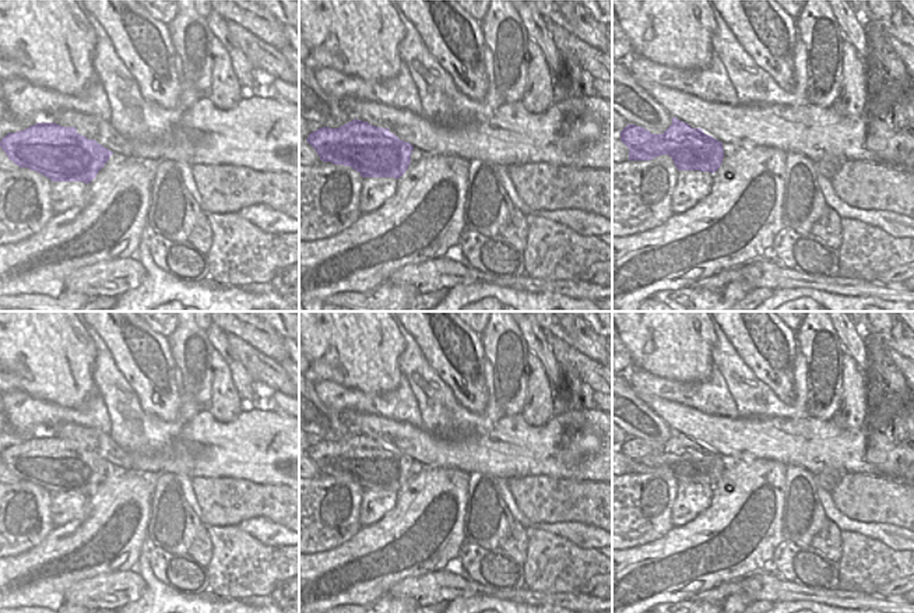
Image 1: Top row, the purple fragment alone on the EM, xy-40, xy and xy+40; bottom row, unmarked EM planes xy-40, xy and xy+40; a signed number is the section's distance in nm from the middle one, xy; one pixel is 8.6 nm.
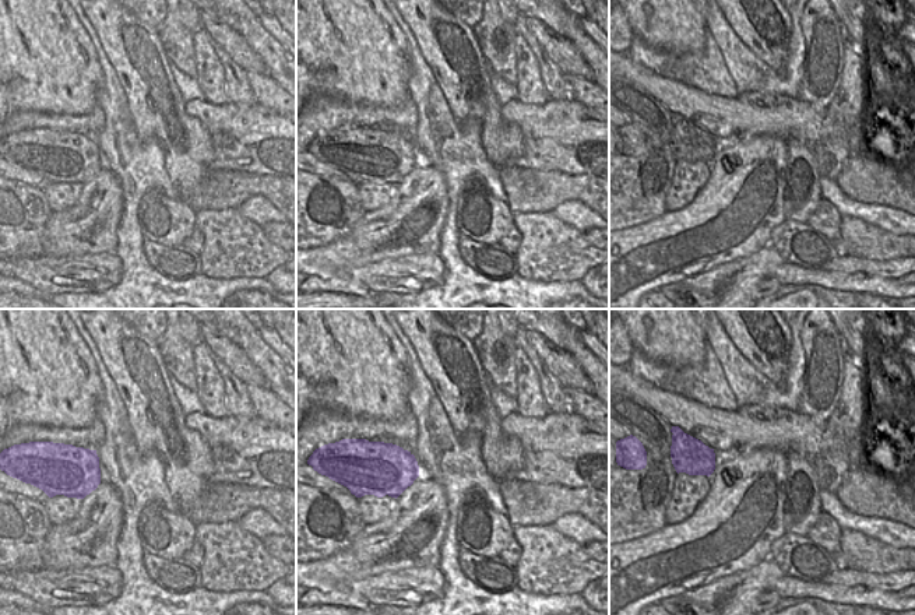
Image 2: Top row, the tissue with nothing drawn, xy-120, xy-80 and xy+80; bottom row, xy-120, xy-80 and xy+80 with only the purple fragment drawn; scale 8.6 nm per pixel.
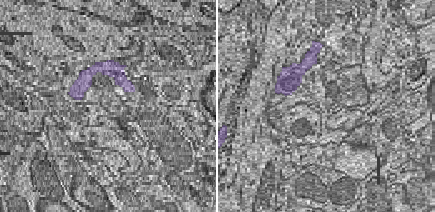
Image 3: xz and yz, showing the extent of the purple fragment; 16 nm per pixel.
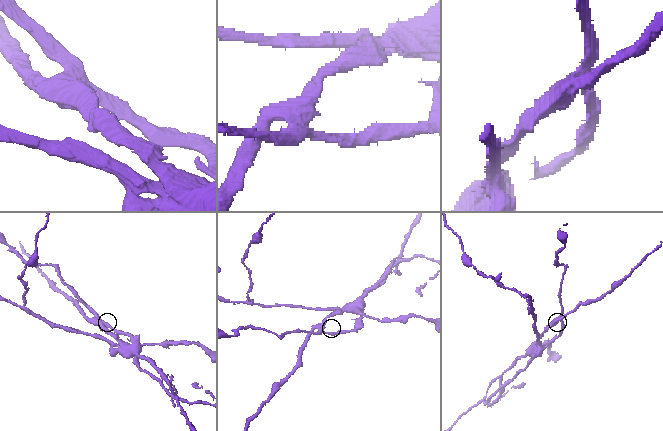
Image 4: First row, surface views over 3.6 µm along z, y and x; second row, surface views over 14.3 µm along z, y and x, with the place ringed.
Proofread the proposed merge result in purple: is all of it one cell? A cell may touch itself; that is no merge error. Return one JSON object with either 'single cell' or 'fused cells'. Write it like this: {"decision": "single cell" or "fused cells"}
{"decision": "fused cells"}

